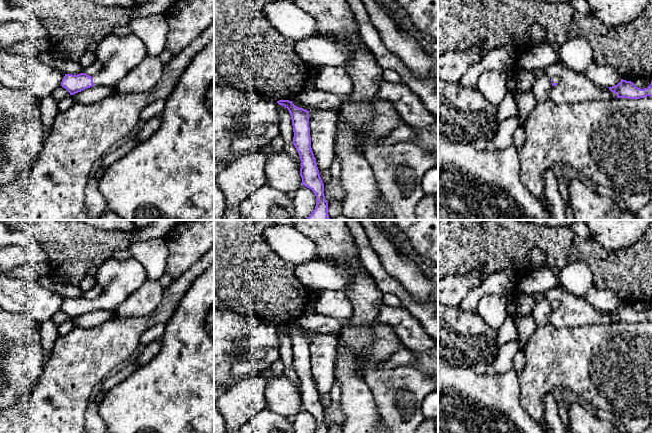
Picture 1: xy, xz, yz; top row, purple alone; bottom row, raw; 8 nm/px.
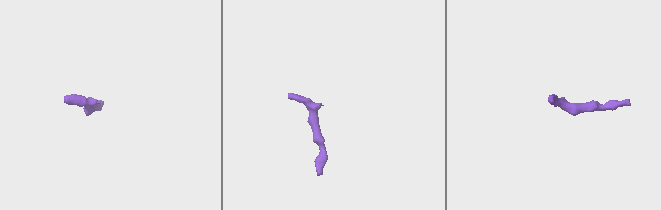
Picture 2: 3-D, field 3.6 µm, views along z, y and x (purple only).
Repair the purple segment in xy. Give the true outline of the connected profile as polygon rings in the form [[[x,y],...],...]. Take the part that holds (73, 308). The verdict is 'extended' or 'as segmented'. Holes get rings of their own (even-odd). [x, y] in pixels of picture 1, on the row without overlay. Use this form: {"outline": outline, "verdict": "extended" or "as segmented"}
{"outline": [[[134,257],[108,259],[94,270],[101,295],[94,300],[86,297],[65,298],[61,310],[74,319],[94,309],[115,311],[148,279],[143,264]]], "verdict": "extended"}

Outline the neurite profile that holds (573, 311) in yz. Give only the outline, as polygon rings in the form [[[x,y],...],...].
[[[560,287],[545,291],[544,294],[549,302],[560,302],[559,307],[552,311],[548,322],[556,328],[617,322],[608,311],[595,309],[584,298],[573,296]]]

